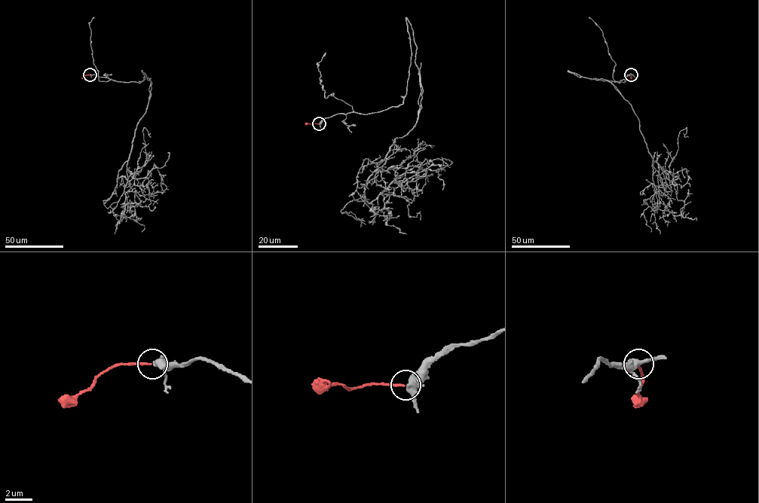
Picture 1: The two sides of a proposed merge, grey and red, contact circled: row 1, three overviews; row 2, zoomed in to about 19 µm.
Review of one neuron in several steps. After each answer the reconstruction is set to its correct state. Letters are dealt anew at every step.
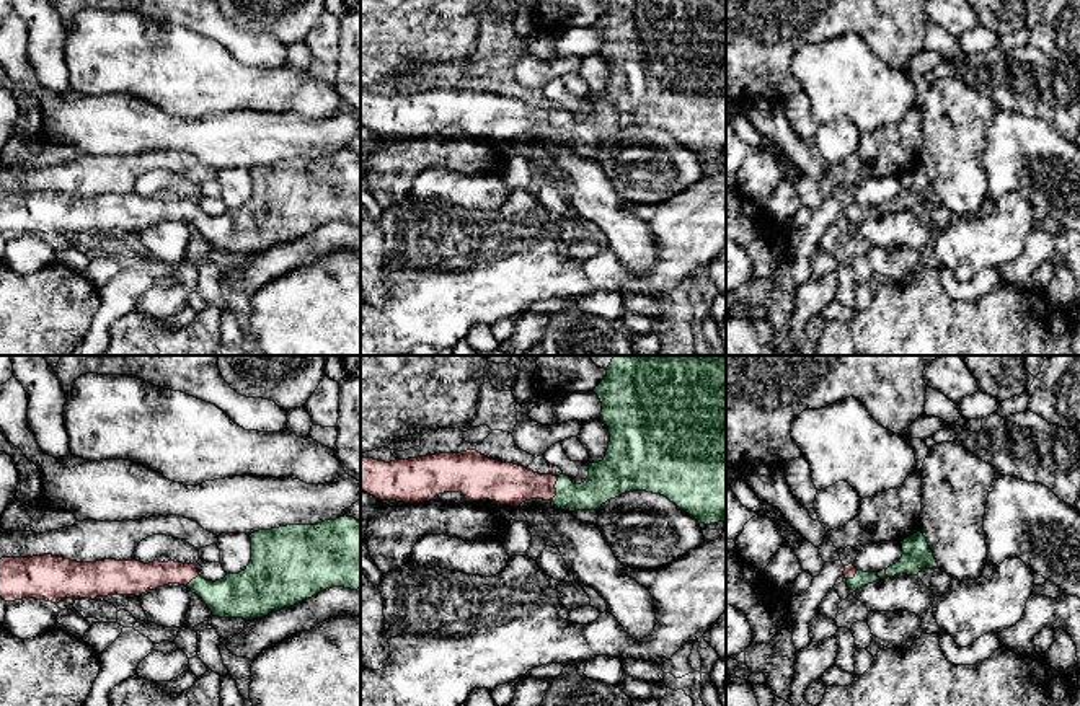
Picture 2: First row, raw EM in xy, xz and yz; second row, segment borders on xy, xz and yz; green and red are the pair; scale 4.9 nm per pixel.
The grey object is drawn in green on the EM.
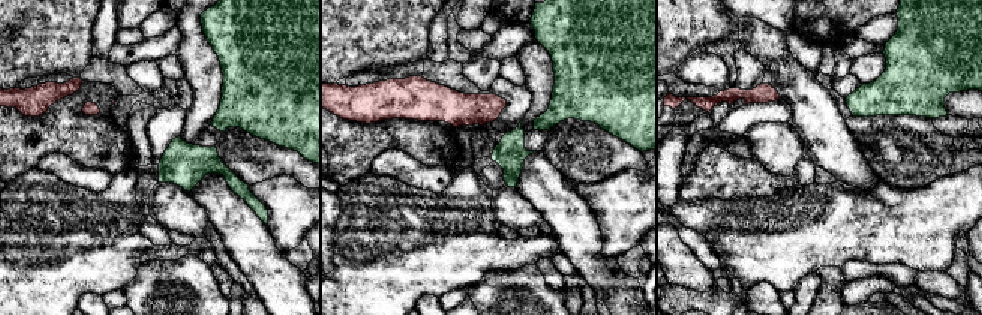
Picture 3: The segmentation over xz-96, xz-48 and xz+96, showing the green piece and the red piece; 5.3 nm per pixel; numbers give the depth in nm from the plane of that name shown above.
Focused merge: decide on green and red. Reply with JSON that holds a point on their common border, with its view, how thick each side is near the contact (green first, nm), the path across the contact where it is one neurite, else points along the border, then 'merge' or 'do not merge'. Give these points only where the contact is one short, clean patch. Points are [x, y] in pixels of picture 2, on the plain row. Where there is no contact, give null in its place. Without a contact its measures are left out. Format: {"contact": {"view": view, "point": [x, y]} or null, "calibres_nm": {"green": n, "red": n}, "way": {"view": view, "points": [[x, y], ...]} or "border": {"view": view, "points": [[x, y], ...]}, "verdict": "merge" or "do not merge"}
{"contact": {"view": "xz", "point": [555, 123]}, "calibres_nm": {"green": 170, "red": 200}, "way": {"view": "xz", "points": [[604, 116], [594, 126], [555, 123], [506, 118]]}, "verdict": "merge"}

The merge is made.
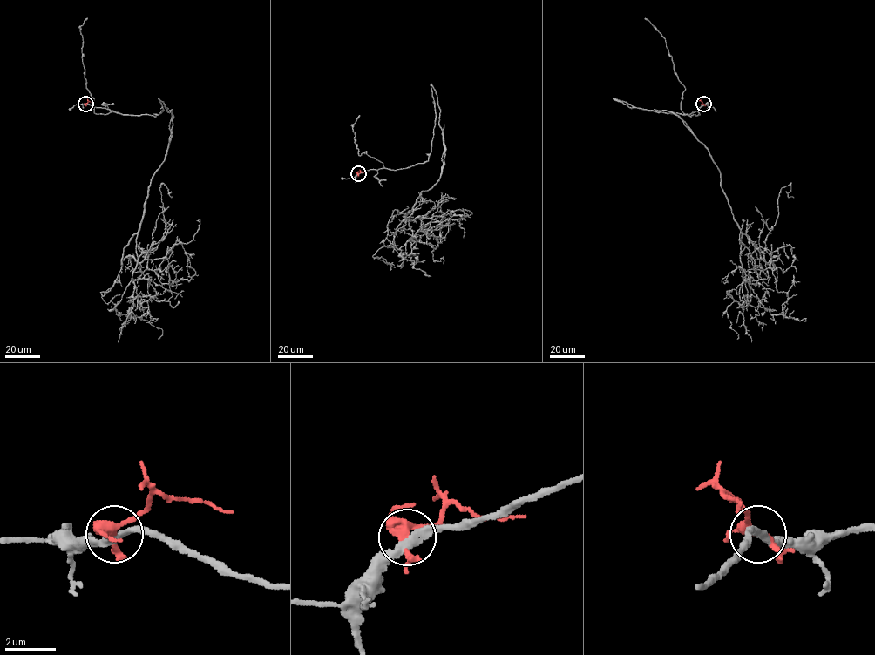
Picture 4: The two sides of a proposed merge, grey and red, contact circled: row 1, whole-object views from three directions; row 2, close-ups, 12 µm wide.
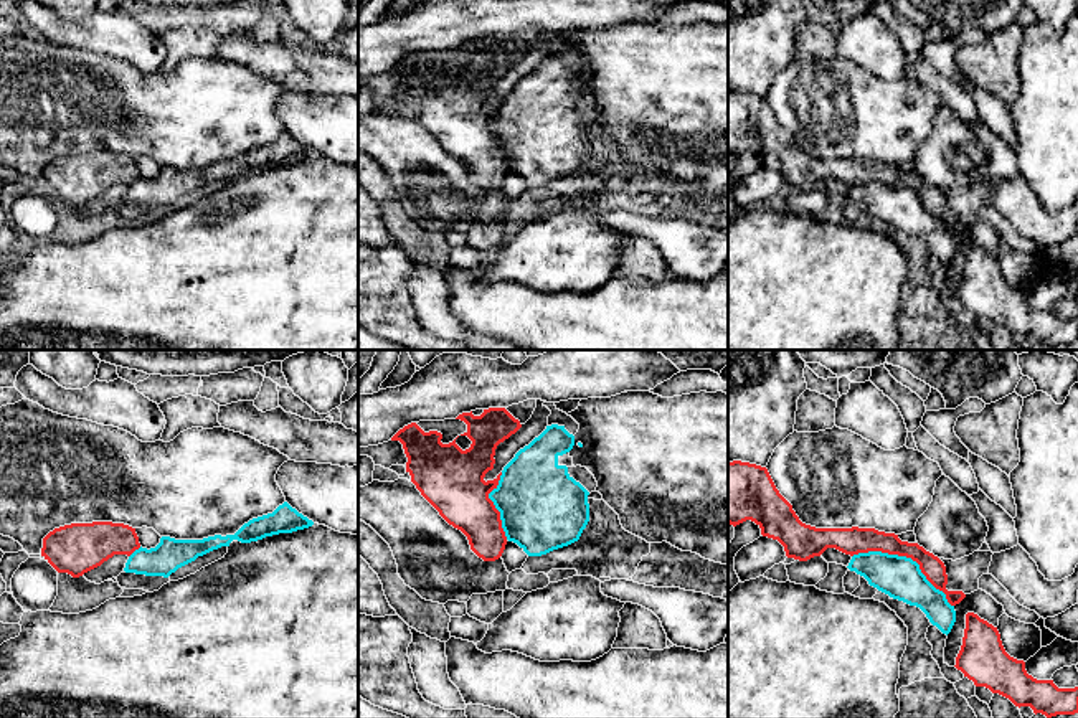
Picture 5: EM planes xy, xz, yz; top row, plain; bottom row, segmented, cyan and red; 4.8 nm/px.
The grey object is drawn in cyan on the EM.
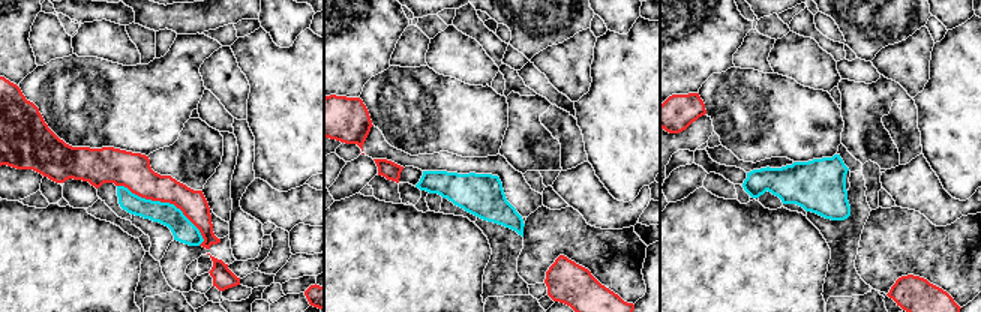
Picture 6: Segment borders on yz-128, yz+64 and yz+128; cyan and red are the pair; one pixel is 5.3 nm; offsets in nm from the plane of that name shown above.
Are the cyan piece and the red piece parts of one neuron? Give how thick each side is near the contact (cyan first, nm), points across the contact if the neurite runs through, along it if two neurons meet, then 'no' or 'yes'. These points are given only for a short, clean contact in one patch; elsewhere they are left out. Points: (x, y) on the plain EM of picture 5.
200/130 nm | no

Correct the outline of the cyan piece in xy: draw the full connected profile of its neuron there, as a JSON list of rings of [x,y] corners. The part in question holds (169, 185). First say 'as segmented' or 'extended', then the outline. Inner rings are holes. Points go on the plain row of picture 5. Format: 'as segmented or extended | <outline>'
as segmented | [[[287,132],[279,135],[272,144],[258,147],[244,154],[234,165],[215,165],[203,170],[175,170],[162,167],[155,178],[135,180],[124,201],[168,208],[178,198],[195,191],[221,177],[229,177],[233,170],[251,173],[279,163],[292,163],[312,157],[314,152],[292,139]]]

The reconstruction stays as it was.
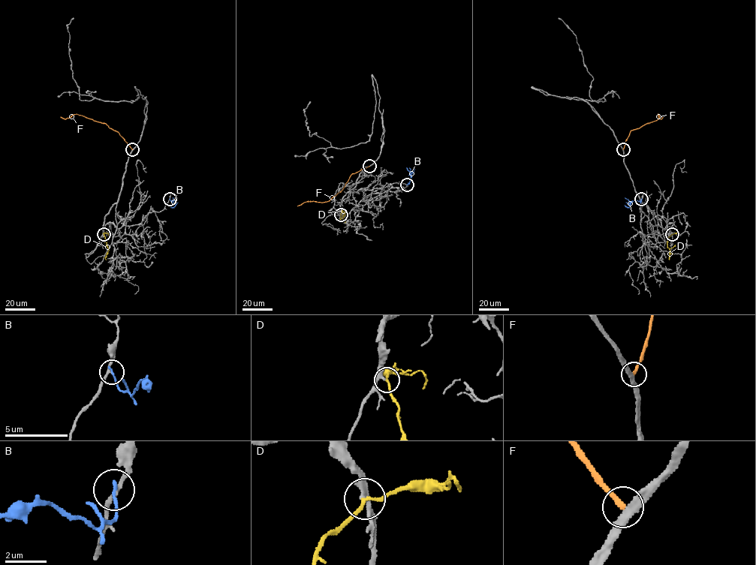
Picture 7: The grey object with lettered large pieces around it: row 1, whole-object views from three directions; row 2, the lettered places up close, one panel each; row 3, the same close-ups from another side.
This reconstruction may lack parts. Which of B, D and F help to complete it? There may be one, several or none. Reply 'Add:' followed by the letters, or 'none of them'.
Add: D

